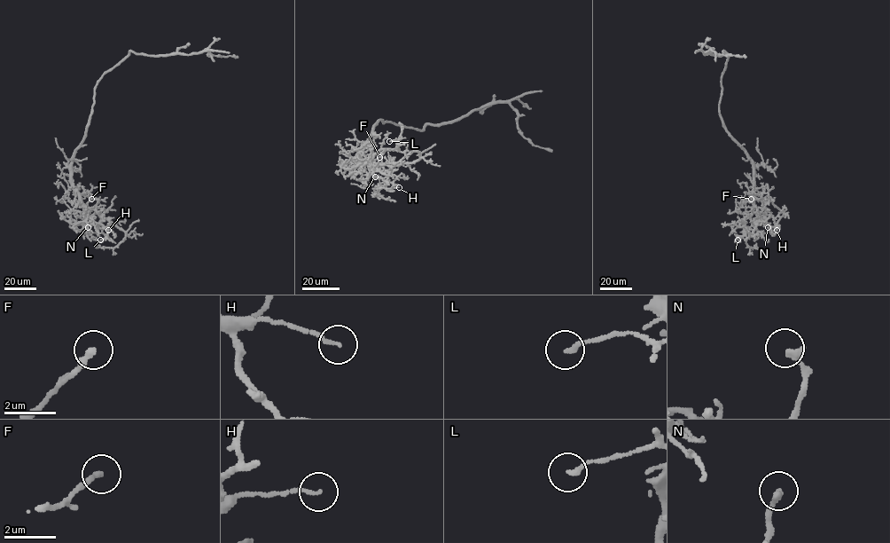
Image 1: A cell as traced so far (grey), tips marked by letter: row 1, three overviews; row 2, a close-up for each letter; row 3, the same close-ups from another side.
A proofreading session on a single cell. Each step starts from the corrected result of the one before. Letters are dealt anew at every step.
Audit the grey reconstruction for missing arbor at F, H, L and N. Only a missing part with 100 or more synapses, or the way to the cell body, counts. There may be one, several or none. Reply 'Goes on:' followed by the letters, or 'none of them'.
Goes on: none of them

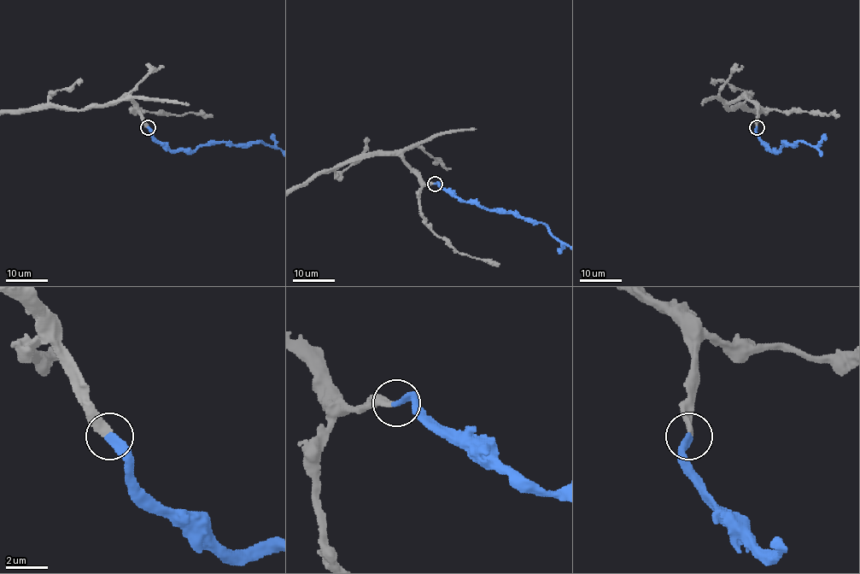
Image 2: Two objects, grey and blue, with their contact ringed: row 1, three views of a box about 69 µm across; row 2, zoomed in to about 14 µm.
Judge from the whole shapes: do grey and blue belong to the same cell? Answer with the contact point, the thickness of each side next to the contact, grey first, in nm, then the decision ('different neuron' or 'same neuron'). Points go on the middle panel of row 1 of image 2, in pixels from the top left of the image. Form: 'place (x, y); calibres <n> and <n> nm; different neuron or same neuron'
place (435, 184); calibres 360 and 360 nm; same neuron

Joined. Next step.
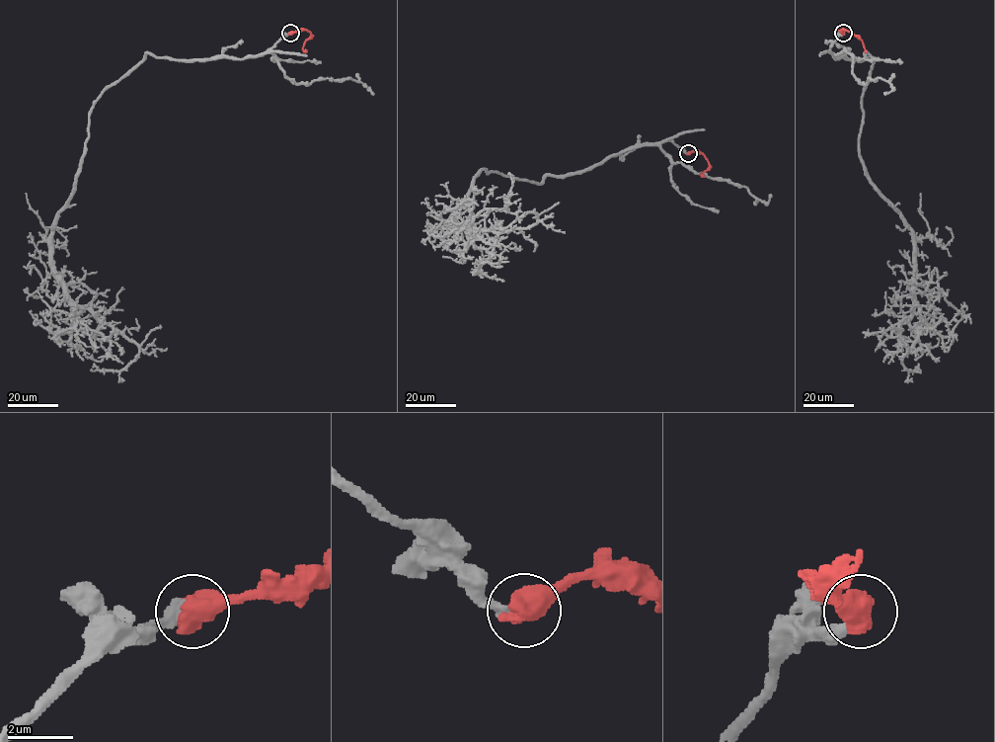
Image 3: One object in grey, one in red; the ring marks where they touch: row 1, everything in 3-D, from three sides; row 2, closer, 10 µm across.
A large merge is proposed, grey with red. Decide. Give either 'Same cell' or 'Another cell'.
Same cell

